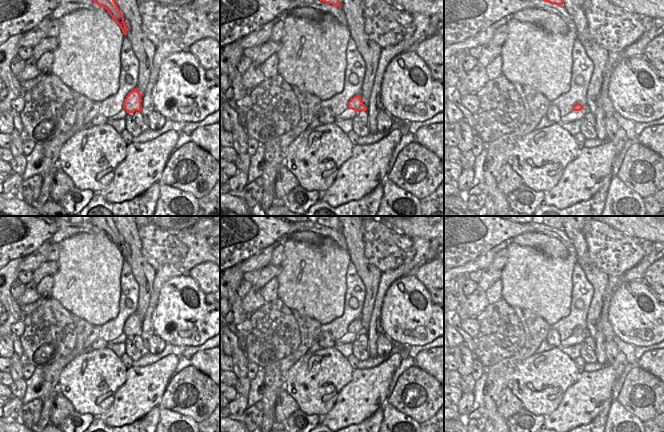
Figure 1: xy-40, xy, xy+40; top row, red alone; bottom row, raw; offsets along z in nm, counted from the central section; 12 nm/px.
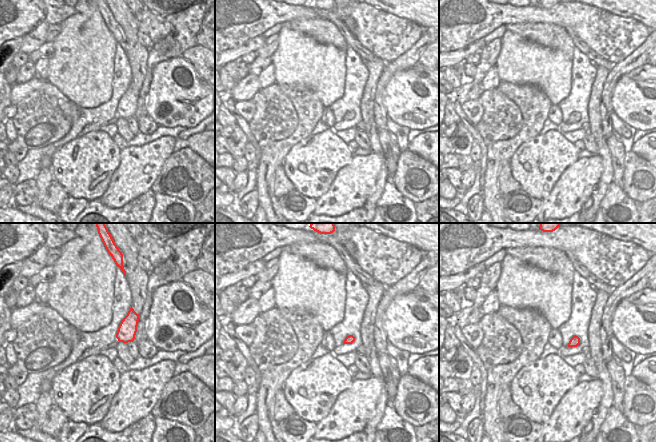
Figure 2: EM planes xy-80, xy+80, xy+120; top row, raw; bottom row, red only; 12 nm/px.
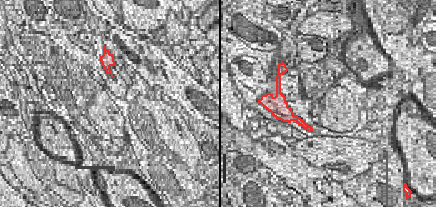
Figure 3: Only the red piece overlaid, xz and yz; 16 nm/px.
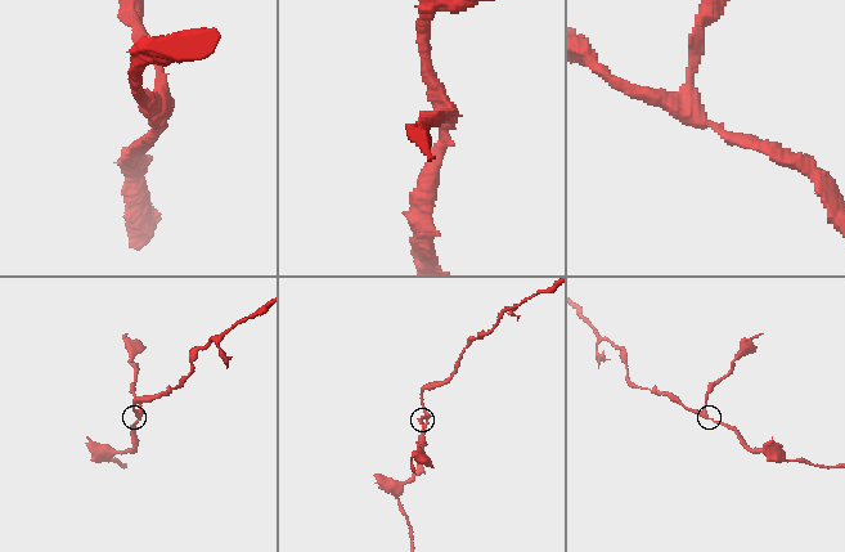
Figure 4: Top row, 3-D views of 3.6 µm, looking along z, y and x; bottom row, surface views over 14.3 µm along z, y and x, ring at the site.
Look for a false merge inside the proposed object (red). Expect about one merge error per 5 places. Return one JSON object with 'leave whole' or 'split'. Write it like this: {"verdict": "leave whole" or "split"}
{"verdict": "leave whole"}

